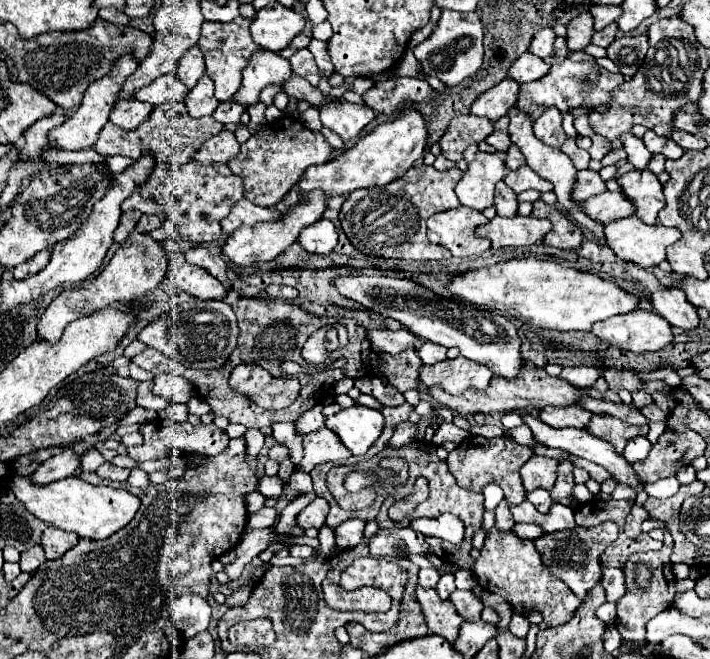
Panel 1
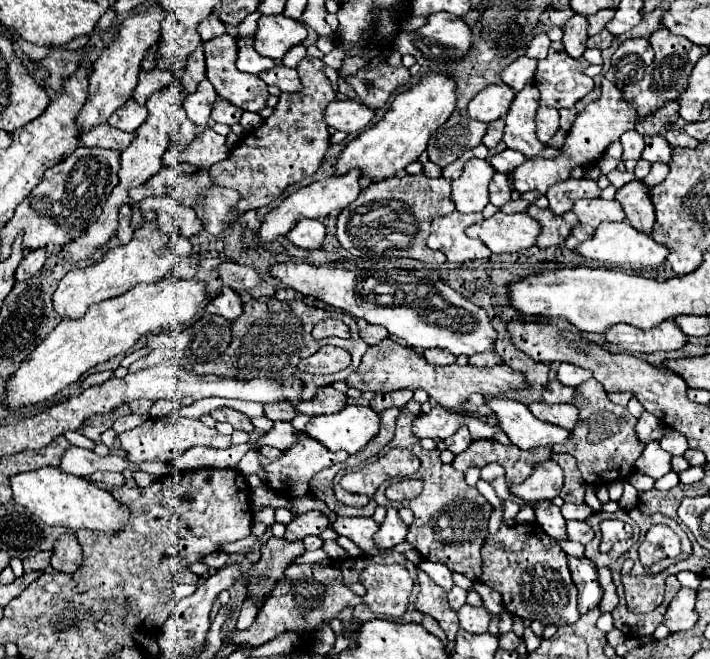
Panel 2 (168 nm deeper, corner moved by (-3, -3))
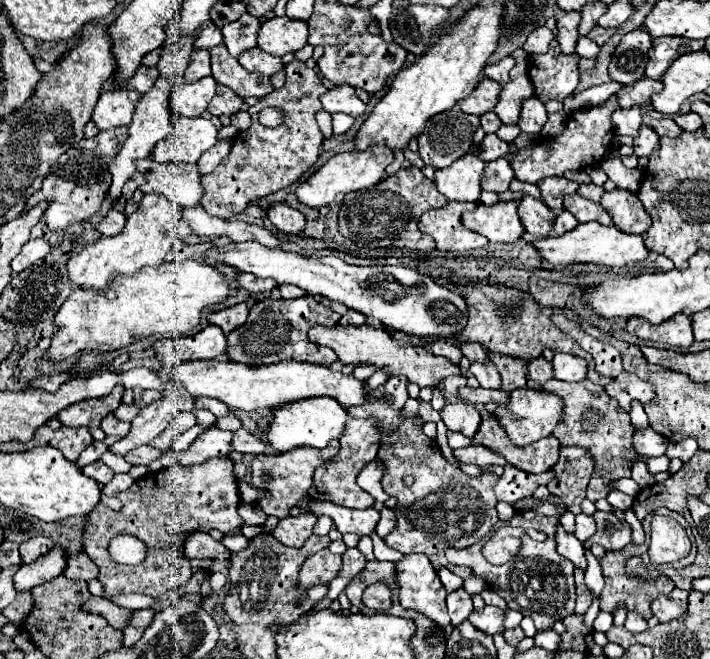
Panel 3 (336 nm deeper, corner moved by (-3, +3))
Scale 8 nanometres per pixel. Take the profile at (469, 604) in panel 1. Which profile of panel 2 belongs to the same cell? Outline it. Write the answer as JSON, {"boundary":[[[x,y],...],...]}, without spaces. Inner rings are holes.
{"boundary":[[[464,605],[458,611],[458,619],[460,619],[460,627],[464,631],[470,633],[484,633],[488,631],[488,623],[490,623],[490,613],[484,607],[472,607],[472,605]]]}

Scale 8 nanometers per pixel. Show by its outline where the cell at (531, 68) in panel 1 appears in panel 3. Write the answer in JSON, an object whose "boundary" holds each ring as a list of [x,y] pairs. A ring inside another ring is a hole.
{"boundary":[[[504,57],[504,59],[498,61],[498,63],[486,65],[486,67],[482,69],[482,73],[484,73],[488,79],[494,79],[496,83],[504,85],[504,83],[508,83],[508,73],[510,73],[512,67],[514,67],[514,59],[512,59],[512,57]]]}

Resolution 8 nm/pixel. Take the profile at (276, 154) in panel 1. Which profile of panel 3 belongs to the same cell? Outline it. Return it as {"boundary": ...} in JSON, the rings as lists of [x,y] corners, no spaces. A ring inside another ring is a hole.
{"boundary":[[[294,59],[290,65],[286,65],[284,87],[272,91],[260,103],[248,109],[252,117],[250,129],[238,133],[232,139],[228,157],[222,159],[222,163],[212,173],[202,177],[204,195],[200,205],[206,209],[206,213],[220,219],[230,219],[242,213],[254,199],[266,197],[270,193],[276,193],[278,189],[286,189],[288,185],[296,183],[302,173],[316,163],[324,137],[316,125],[314,115],[322,107],[320,95],[324,91],[326,87],[316,77],[314,69],[306,67],[306,63]],[[262,107],[280,107],[286,115],[282,127],[262,127],[258,123],[258,113]]]}

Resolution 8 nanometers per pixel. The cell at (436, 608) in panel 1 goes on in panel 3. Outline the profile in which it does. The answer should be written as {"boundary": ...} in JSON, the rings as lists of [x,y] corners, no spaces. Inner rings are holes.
{"boundary":[[[410,553],[396,561],[394,567],[400,605],[424,613],[442,627],[450,625],[446,613],[446,589],[440,585],[430,559],[422,553]]]}

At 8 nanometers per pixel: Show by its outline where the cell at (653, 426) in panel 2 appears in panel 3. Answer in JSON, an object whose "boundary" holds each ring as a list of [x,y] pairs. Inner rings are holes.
{"boundary":[[[644,429],[644,431],[638,431],[634,433],[634,449],[638,453],[638,457],[658,457],[658,455],[664,455],[668,447],[668,439],[660,437],[658,433],[654,433],[654,429]]]}

